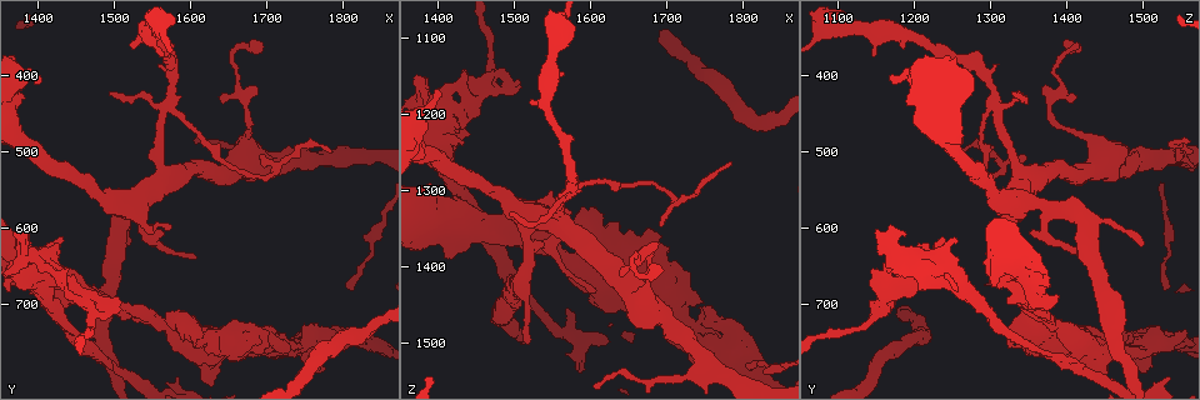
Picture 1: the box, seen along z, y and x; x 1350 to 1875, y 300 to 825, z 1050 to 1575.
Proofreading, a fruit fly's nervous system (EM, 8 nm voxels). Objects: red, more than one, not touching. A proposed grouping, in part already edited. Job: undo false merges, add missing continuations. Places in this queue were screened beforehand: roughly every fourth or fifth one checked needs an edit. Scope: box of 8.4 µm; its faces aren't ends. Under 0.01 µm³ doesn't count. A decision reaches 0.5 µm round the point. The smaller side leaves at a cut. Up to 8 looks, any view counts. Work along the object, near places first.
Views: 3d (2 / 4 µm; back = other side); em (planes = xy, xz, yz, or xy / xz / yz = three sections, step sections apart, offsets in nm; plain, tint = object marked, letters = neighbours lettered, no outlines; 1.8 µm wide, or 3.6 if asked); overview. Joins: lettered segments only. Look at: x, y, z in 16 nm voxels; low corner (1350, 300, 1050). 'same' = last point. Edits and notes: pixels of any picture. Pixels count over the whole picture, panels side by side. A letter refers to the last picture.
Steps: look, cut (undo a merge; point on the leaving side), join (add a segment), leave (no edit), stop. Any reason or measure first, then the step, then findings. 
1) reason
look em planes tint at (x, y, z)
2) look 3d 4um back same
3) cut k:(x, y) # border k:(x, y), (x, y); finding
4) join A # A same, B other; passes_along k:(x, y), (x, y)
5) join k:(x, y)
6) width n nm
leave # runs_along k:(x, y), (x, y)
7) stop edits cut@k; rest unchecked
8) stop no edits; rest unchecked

branch point
look em 3.6um planes letters at (1415, 640, 1215)

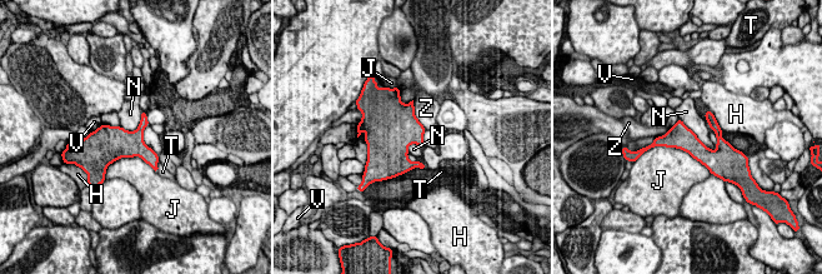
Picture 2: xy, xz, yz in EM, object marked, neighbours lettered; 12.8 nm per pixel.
leave # H other, J other, N other, T other, V other, Z other; border 2:(678, 118), (707, 147), (716, 149); all the same neuron

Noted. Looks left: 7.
tapers out
look em xy step 16 letters at (1605, 640, 1435)

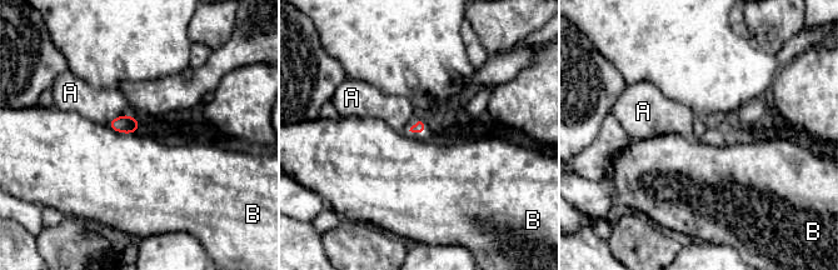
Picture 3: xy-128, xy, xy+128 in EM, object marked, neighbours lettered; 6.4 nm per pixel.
width 80 nm; longest_contact B 220 nm
leave # A other, B other; none of them fits

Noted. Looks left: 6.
branch point
look 3d 2um at (1565, 435, 1305)

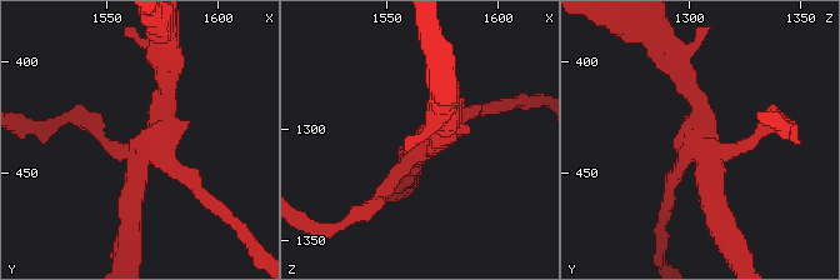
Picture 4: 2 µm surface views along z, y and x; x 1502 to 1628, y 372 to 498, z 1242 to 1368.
need the tissue
look em yz step 4 tint at (1571, 434, 1304)

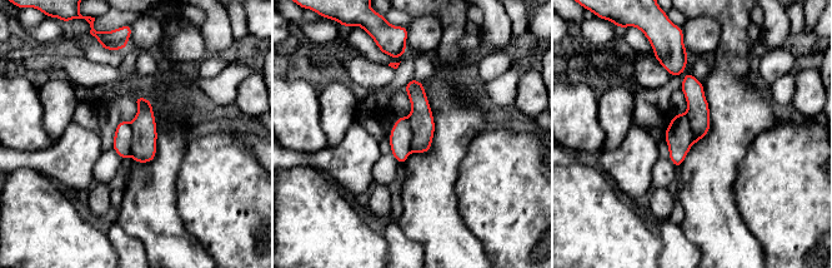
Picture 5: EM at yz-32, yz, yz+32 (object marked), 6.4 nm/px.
look em planes letters same

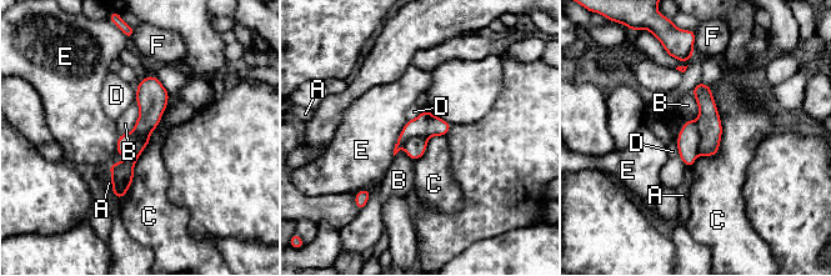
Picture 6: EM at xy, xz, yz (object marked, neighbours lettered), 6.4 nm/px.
width 170 nm
cut 6:(689, 138) # A other, B other, C other, D other, E other, F other; border 6:(695, 123), (699, 130), (699, 154); a second neuron is stuck on

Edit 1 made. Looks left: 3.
stop edits cut@6; rest unchecked

